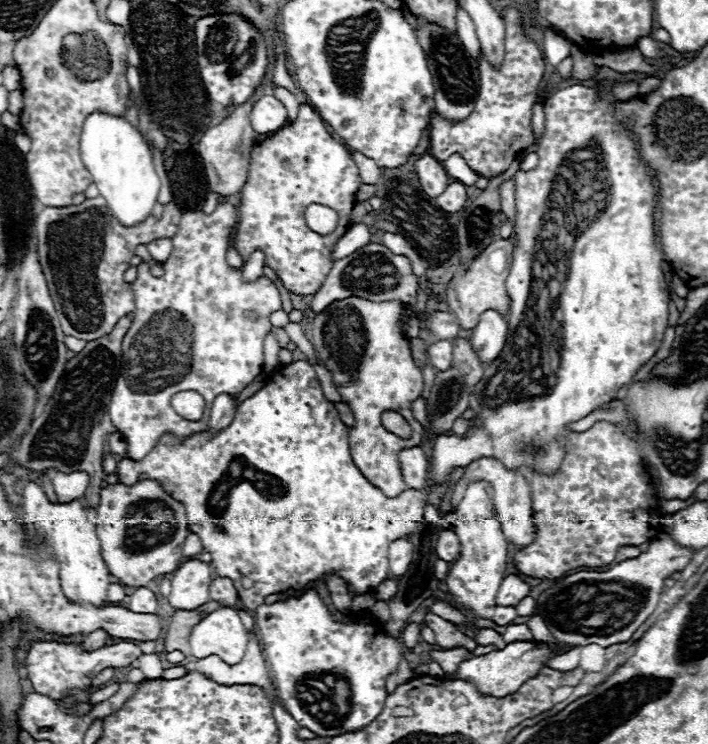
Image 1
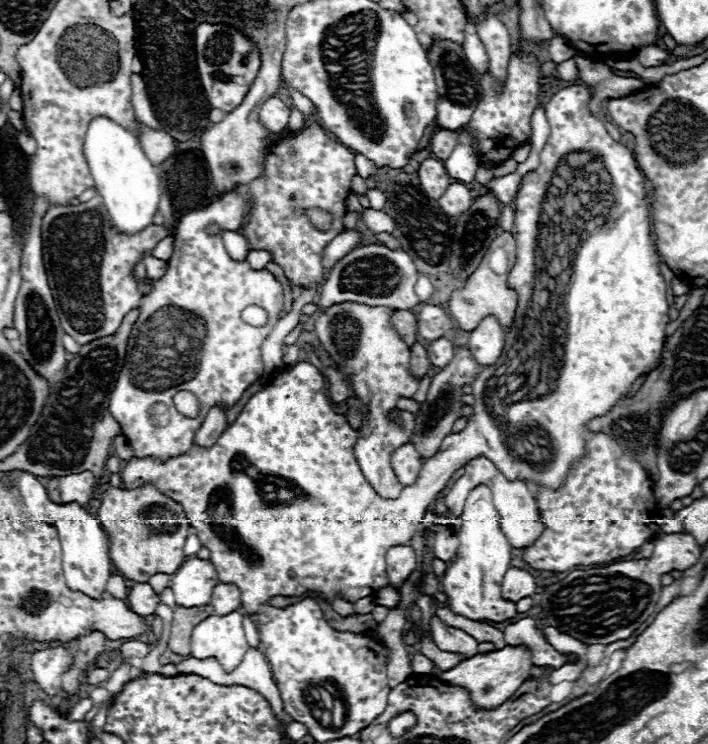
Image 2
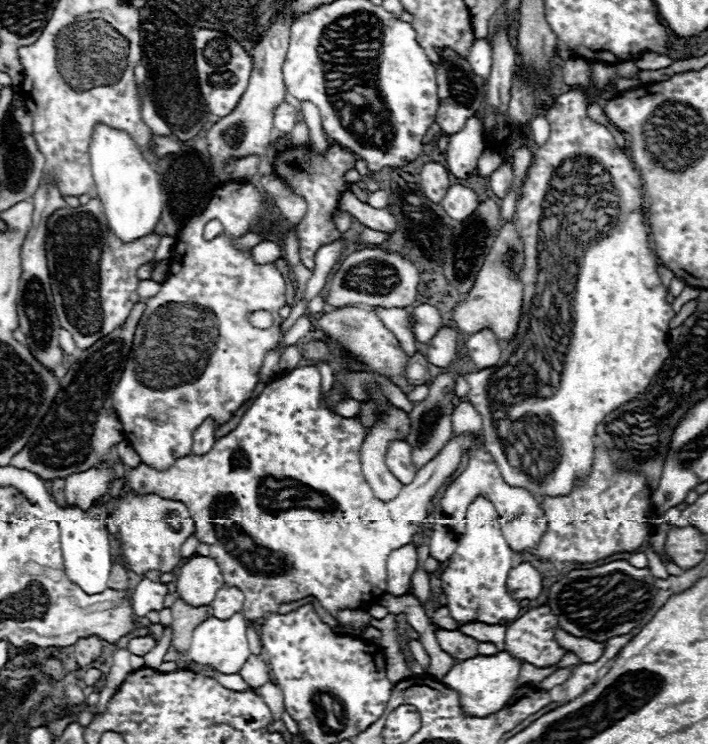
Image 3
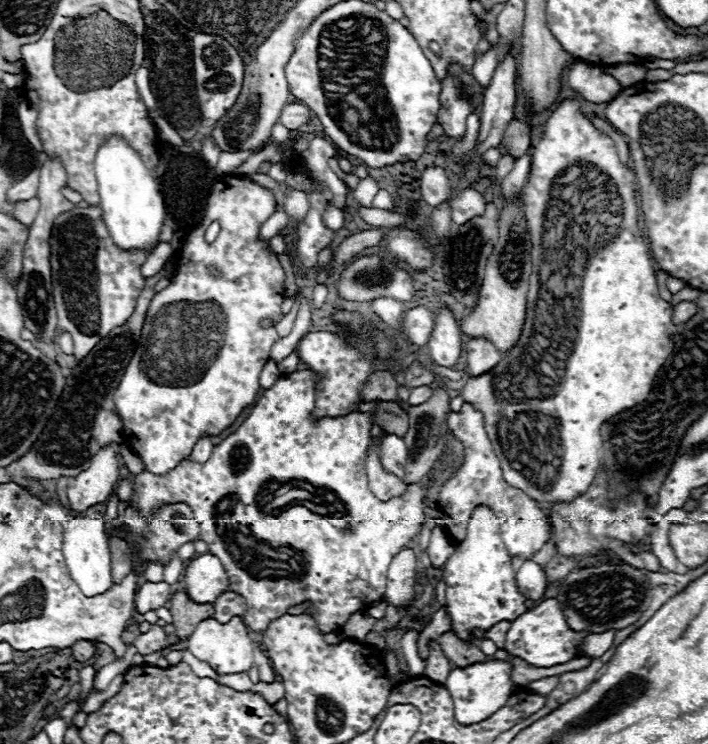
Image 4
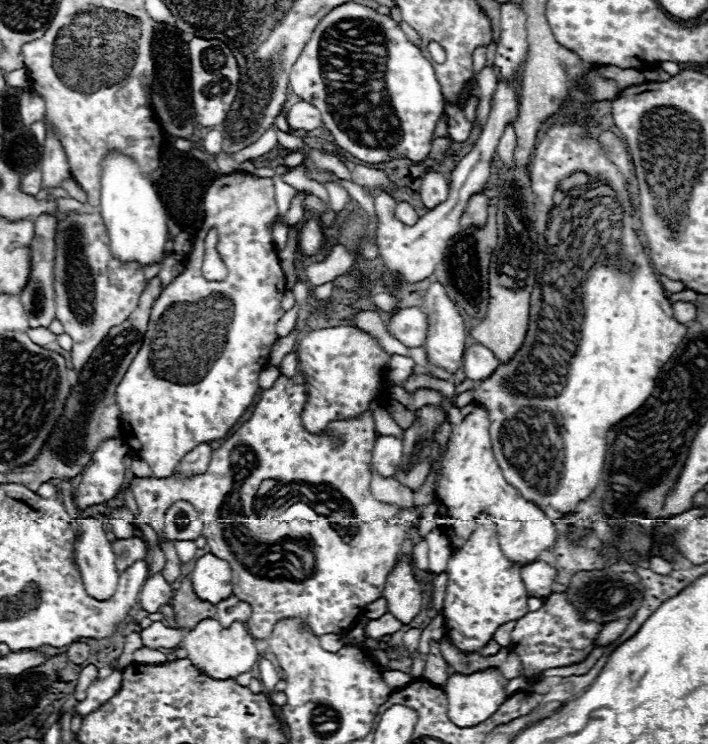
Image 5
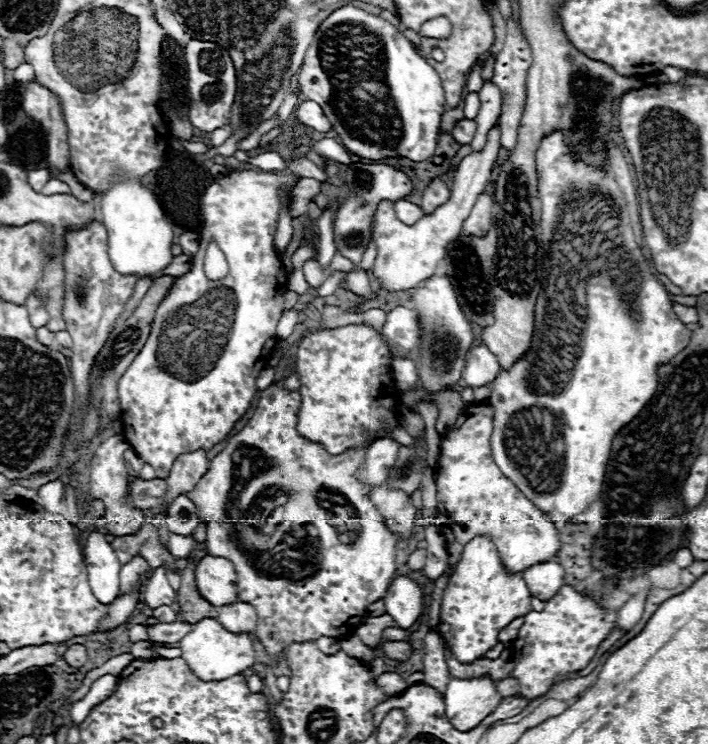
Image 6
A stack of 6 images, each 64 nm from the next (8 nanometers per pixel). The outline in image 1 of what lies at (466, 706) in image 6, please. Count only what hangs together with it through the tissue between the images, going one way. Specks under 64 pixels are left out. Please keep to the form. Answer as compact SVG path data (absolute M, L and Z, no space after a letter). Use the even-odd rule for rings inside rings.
M512 642L502 650L494 650L484 656L472 656L464 660L454 674L446 674L446 680L466 680L472 682L480 694L504 698L508 694L514 694L528 678L534 678L544 666L548 656L554 654L546 644L542 642Z

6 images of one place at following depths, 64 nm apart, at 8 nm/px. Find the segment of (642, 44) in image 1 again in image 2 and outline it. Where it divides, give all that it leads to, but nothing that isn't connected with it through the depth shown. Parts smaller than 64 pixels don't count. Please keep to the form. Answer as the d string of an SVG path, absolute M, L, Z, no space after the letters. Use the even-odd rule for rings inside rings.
M646 46L646 48L638 50L636 56L638 56L640 64L646 66L646 68L648 66L662 66L662 64L668 62L668 54L658 46Z

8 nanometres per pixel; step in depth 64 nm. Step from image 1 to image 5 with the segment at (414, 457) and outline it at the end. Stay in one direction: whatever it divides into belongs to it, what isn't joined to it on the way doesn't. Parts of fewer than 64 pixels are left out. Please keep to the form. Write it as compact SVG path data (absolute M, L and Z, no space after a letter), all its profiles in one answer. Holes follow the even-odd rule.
M378 436L372 448L372 462L370 466L380 476L392 476L398 468L398 462L402 460L402 440L394 436Z

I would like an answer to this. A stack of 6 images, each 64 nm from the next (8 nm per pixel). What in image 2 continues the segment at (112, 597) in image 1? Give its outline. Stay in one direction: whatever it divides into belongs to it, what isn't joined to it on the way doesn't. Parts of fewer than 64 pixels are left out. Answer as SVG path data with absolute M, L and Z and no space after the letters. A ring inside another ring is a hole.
M112 574L108 584L106 584L106 592L110 596L116 596L116 598L126 598L128 596L128 584L126 584L126 578L122 574Z

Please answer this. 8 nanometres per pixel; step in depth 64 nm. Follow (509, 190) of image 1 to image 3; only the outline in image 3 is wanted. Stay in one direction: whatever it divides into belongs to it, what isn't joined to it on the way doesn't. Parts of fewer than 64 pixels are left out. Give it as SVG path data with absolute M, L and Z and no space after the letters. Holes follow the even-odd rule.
M500 164L492 176L490 176L490 188L492 192L498 196L498 198L504 198L508 186L510 186L510 180L512 180L512 168L510 164Z

